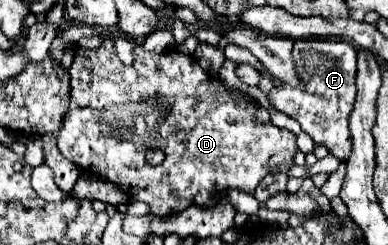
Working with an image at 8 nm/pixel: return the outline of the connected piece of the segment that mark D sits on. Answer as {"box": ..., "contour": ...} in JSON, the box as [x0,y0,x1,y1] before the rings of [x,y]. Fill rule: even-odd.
{"box":[58,38,298,216],"contour":[[[104,38],[98,48],[80,48],[76,52],[68,70],[72,98],[58,134],[58,148],[64,158],[94,176],[108,178],[128,196],[146,202],[150,214],[156,216],[186,210],[202,190],[220,194],[238,188],[254,194],[264,176],[286,172],[292,166],[292,156],[298,152],[296,136],[290,130],[276,128],[272,122],[256,124],[254,112],[258,104],[254,100],[250,104],[234,102],[224,84],[206,72],[194,56],[180,54],[174,48],[154,54],[142,46],[136,46],[132,54],[132,66],[124,66],[110,38]],[[148,148],[166,150],[166,162],[156,168],[148,166],[144,160]]]}

